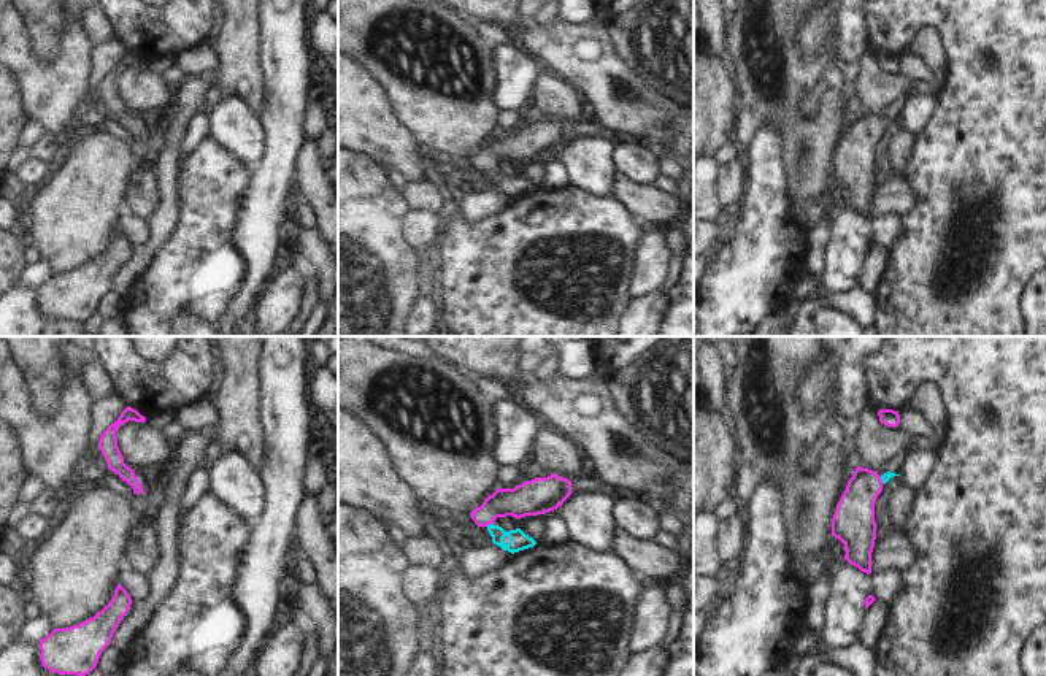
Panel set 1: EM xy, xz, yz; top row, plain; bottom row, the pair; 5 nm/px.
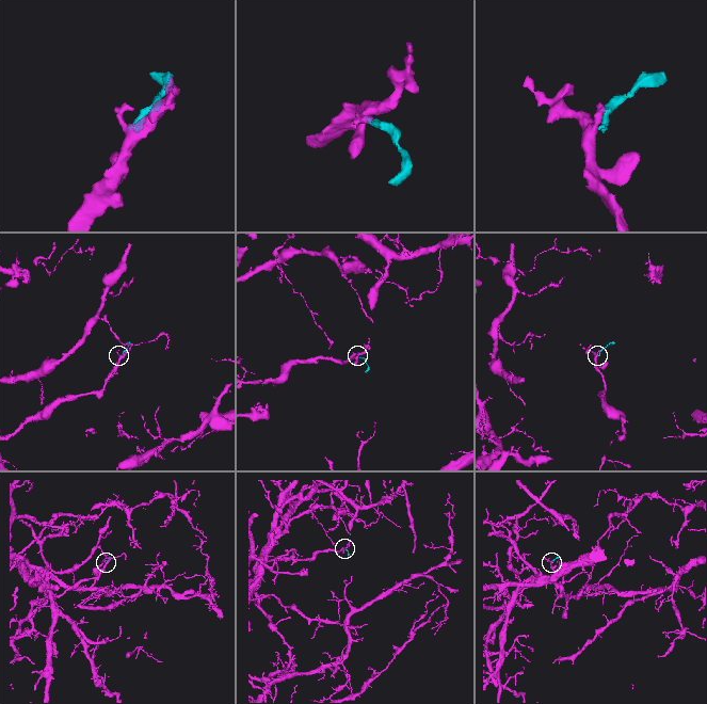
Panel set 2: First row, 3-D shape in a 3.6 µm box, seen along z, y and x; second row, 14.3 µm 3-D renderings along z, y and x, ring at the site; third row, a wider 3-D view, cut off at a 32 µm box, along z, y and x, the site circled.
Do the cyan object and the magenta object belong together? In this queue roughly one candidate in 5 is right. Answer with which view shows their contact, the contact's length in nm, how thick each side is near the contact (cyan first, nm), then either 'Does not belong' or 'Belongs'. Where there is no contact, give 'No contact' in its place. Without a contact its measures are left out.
Touches cyan in xz. Shared border 40 nm. Thickness 100 nm (cyan) against 180 nm. Belongs.

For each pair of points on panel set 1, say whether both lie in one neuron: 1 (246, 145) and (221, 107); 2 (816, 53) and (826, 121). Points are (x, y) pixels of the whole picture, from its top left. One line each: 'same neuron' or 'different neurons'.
1: same neuron
2: same neuron

